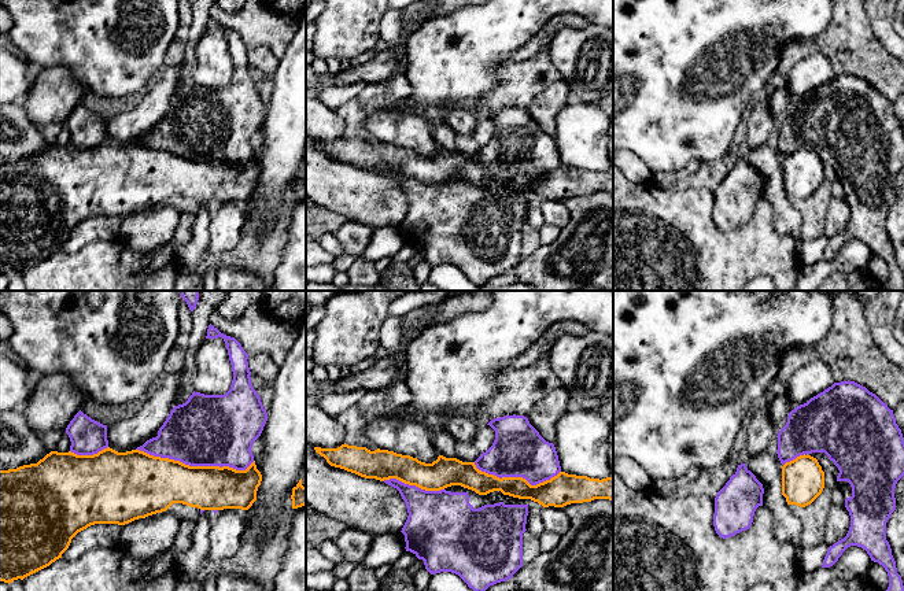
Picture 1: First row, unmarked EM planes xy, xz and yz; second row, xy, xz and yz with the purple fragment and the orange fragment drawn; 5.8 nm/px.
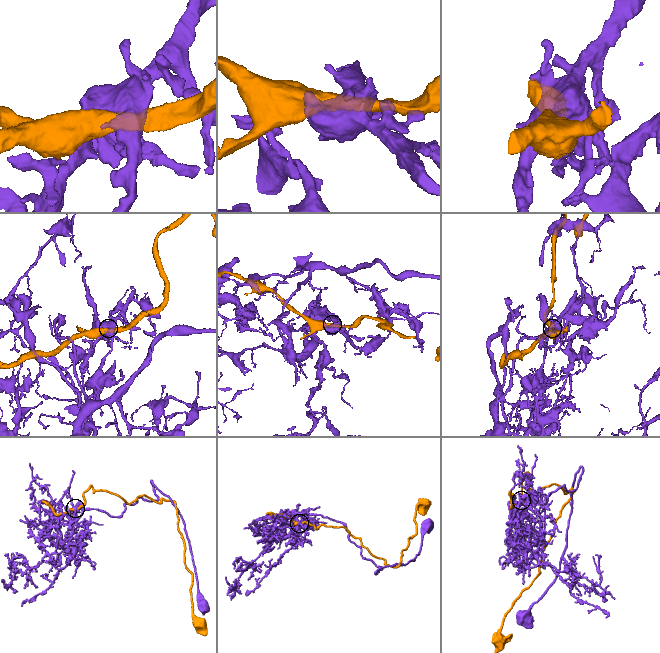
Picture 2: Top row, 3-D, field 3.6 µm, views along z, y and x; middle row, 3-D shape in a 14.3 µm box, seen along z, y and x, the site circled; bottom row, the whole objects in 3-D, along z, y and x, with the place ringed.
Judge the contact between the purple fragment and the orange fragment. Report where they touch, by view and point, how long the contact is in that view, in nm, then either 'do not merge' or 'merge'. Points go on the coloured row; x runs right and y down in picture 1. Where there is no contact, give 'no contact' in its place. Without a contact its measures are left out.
contact xy (195, 465); length 700 nm; do not merge

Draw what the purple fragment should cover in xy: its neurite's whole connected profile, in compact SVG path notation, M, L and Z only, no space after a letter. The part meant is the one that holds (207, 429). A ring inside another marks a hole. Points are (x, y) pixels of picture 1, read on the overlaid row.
M210 324L206 339L217 337L224 339L232 365L230 389L224 395L204 395L193 391L185 403L173 407L159 428L158 436L147 440L136 450L154 457L180 461L189 466L229 466L236 470L246 470L254 462L252 443L261 436L267 421L267 413L251 384L248 354L235 337L221 333Z

